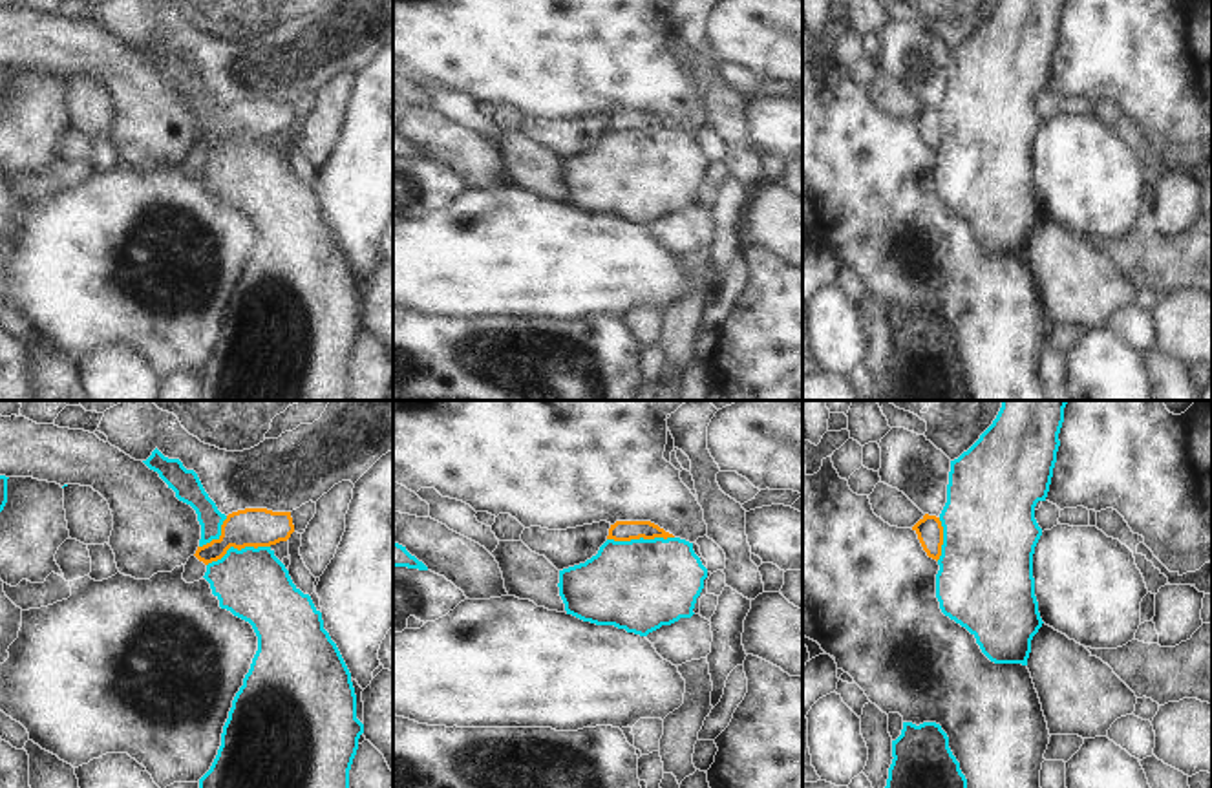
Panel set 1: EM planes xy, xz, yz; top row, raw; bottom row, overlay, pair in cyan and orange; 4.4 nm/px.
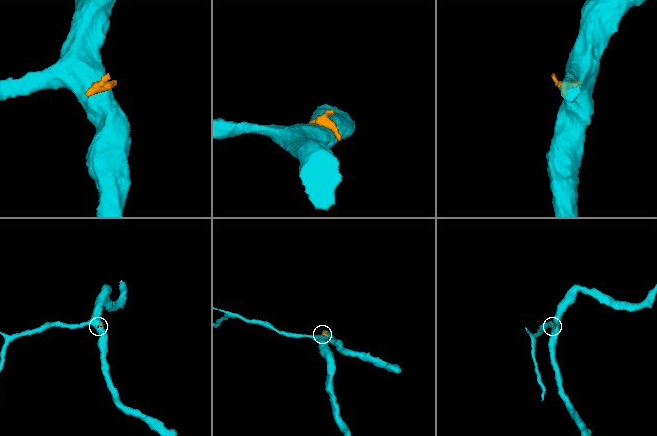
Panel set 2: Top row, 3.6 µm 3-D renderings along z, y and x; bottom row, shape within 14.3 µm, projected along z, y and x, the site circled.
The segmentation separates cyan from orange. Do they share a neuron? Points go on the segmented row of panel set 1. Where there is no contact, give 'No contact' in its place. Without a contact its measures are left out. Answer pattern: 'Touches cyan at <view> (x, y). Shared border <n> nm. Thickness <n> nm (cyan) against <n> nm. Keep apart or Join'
Touches cyan at xz (640, 538). Shared border 300 nm. Thickness 400 nm (cyan) against 100 nm. Keep apart

